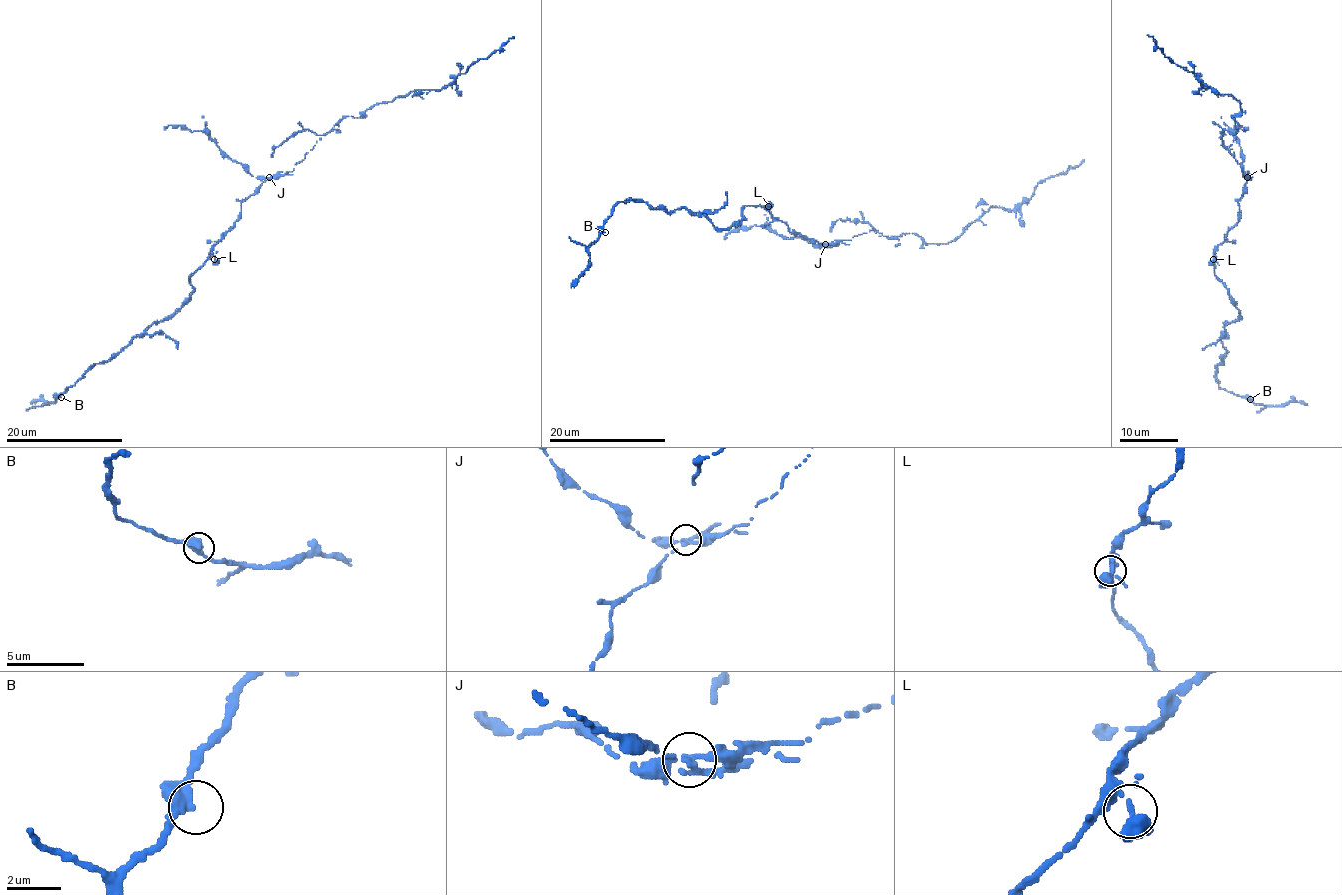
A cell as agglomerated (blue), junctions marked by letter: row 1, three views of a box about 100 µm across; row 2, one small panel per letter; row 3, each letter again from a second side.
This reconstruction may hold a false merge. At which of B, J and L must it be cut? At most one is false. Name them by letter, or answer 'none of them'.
J

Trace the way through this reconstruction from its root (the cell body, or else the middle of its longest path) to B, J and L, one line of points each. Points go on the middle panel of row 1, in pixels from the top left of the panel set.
B: (798, 232), (761, 206), (746, 206), (742, 221), (717, 228), (700, 212), (624, 200), (605, 232)
J: (798, 232), (810, 241), (826, 244)
L: (798, 232), (793, 234), (782, 220), (775, 219), (766, 207), (768, 206)

